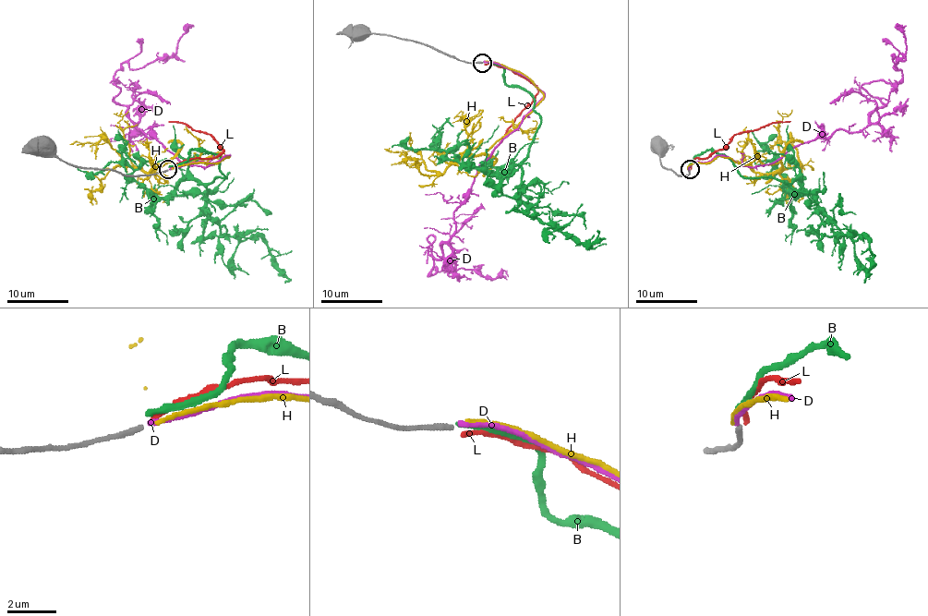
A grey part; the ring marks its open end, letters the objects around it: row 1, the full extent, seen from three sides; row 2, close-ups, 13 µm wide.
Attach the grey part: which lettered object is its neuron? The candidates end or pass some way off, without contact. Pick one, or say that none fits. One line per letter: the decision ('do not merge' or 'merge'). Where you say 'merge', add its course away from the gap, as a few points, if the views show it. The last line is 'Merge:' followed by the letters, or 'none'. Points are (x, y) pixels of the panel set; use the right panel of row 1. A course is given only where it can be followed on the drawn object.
B: do not merge
D: do not merge
H: do not merge
L: do not merge
Merge: none

